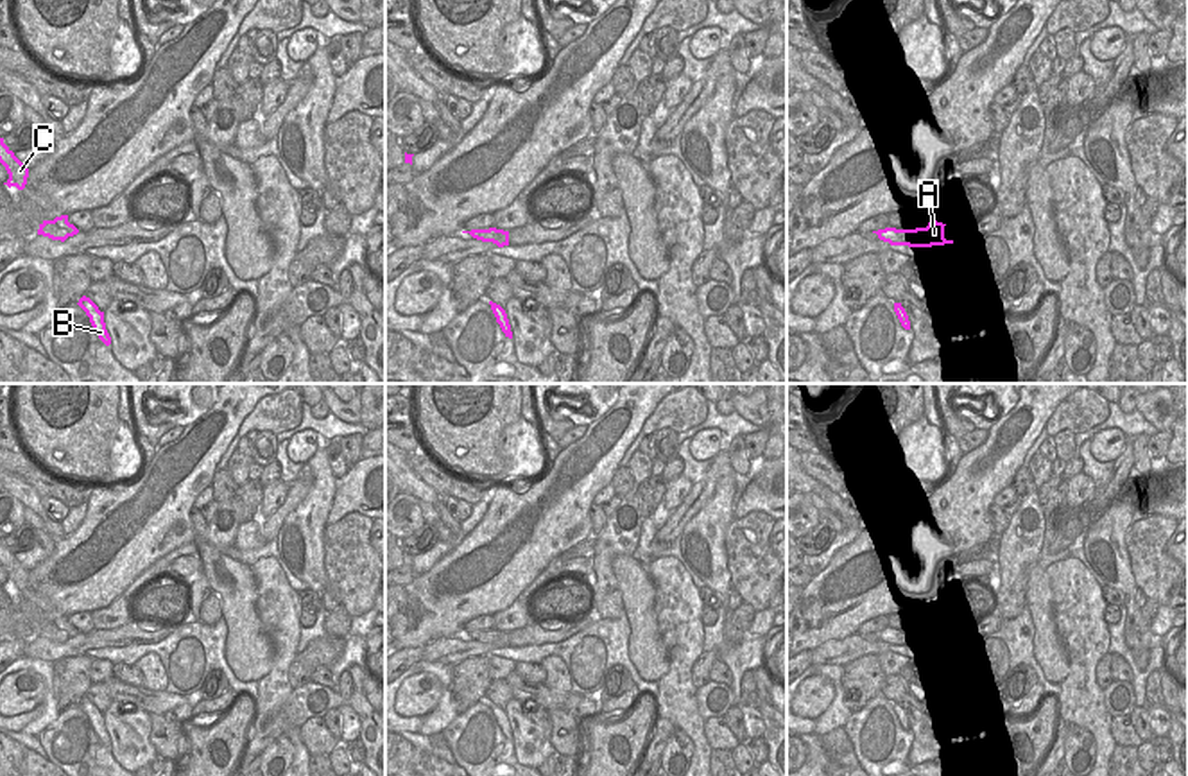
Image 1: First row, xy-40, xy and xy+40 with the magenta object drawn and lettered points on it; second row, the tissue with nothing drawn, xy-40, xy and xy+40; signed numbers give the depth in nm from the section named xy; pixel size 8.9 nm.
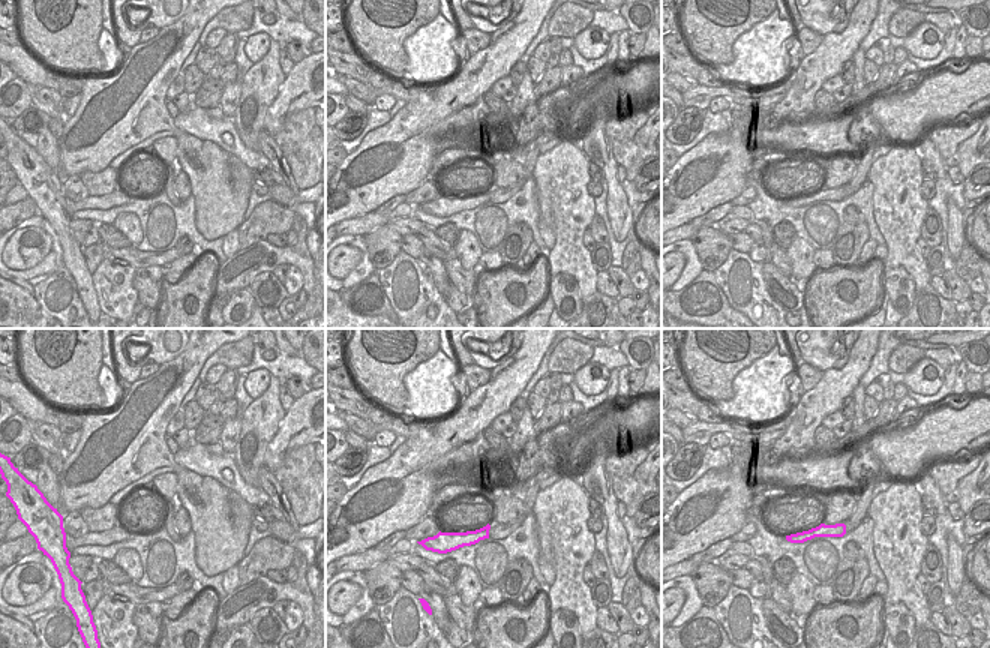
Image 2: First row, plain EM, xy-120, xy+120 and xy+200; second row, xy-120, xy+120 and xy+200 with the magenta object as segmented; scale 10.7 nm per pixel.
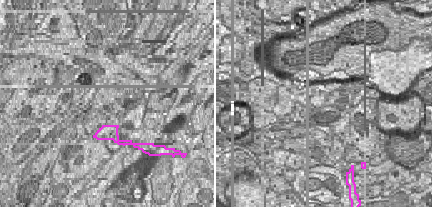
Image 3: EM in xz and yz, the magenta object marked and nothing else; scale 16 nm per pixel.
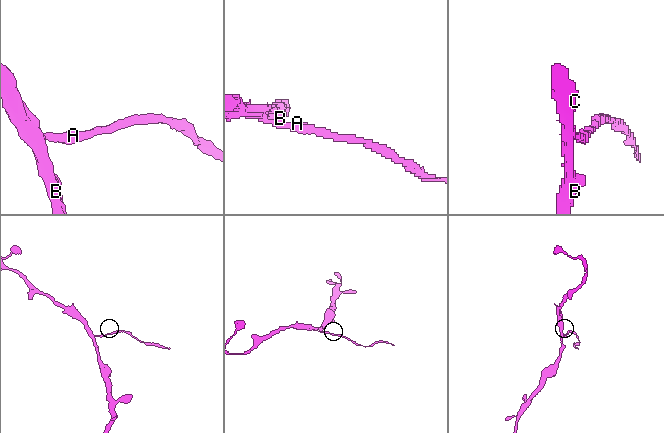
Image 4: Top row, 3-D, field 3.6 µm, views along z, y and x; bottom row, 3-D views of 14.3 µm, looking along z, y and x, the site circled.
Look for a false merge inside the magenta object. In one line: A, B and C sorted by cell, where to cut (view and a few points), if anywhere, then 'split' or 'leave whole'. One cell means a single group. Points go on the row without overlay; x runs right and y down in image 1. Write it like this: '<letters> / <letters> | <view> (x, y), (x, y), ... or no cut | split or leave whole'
A / B C | xy (482, 631), (475, 638) | split

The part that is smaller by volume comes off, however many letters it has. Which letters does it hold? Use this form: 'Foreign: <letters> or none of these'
Foreign: A

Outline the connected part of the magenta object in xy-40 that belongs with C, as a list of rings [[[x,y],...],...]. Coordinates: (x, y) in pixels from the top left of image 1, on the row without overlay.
[[[0,539],[0,565],[5,568],[9,581],[4,584],[9,590],[23,591],[29,579],[29,570],[14,557],[14,554]]]

